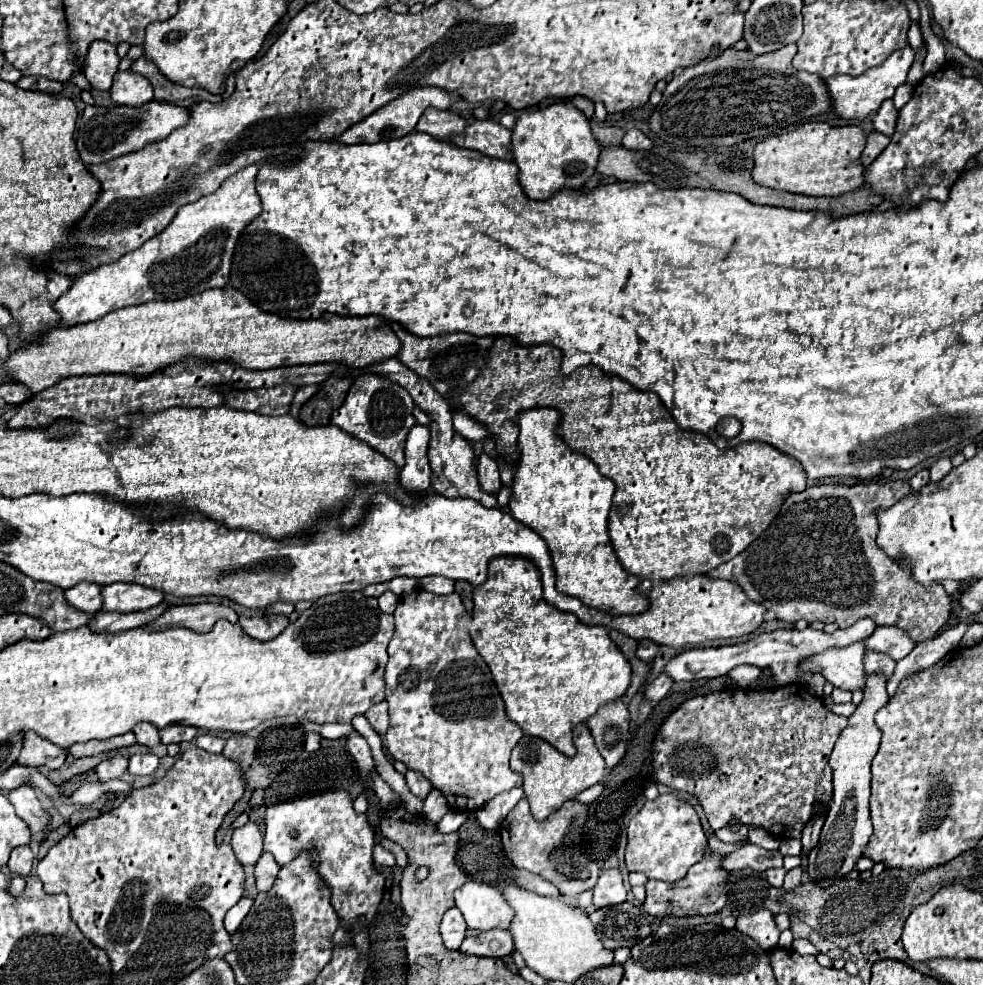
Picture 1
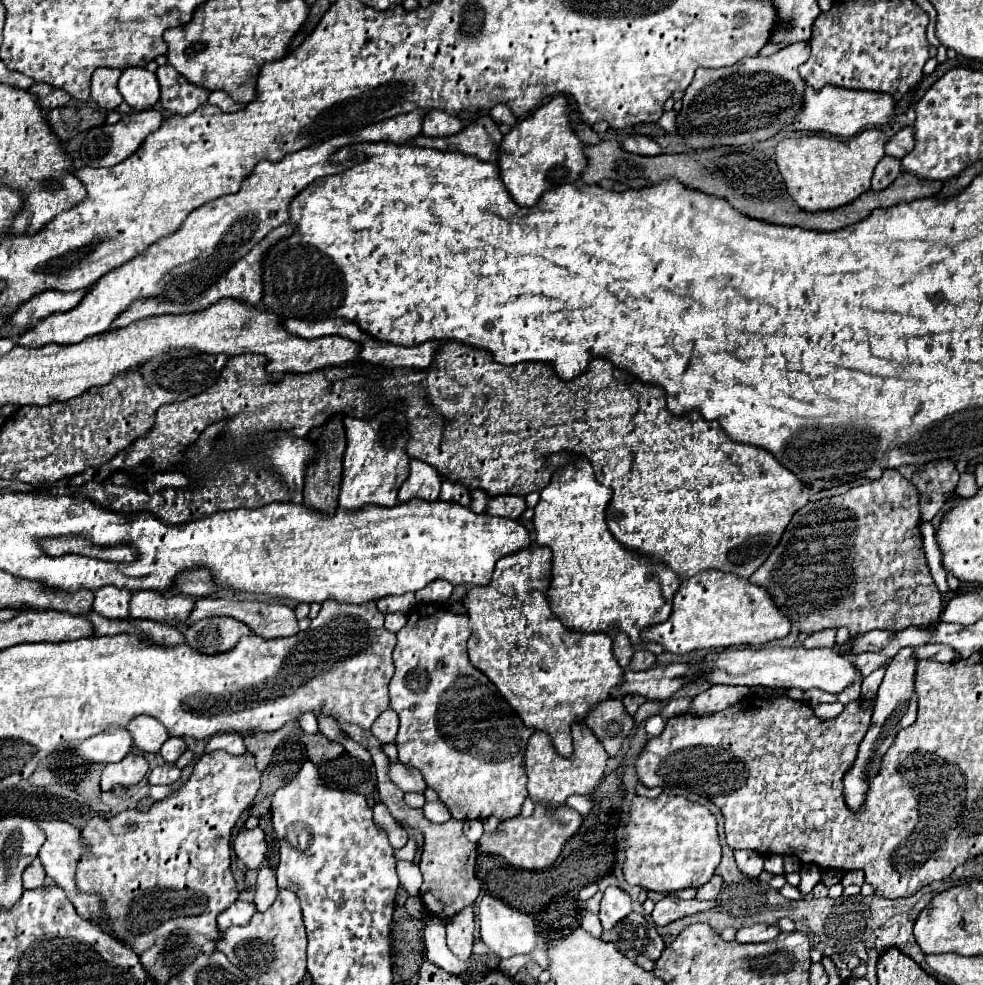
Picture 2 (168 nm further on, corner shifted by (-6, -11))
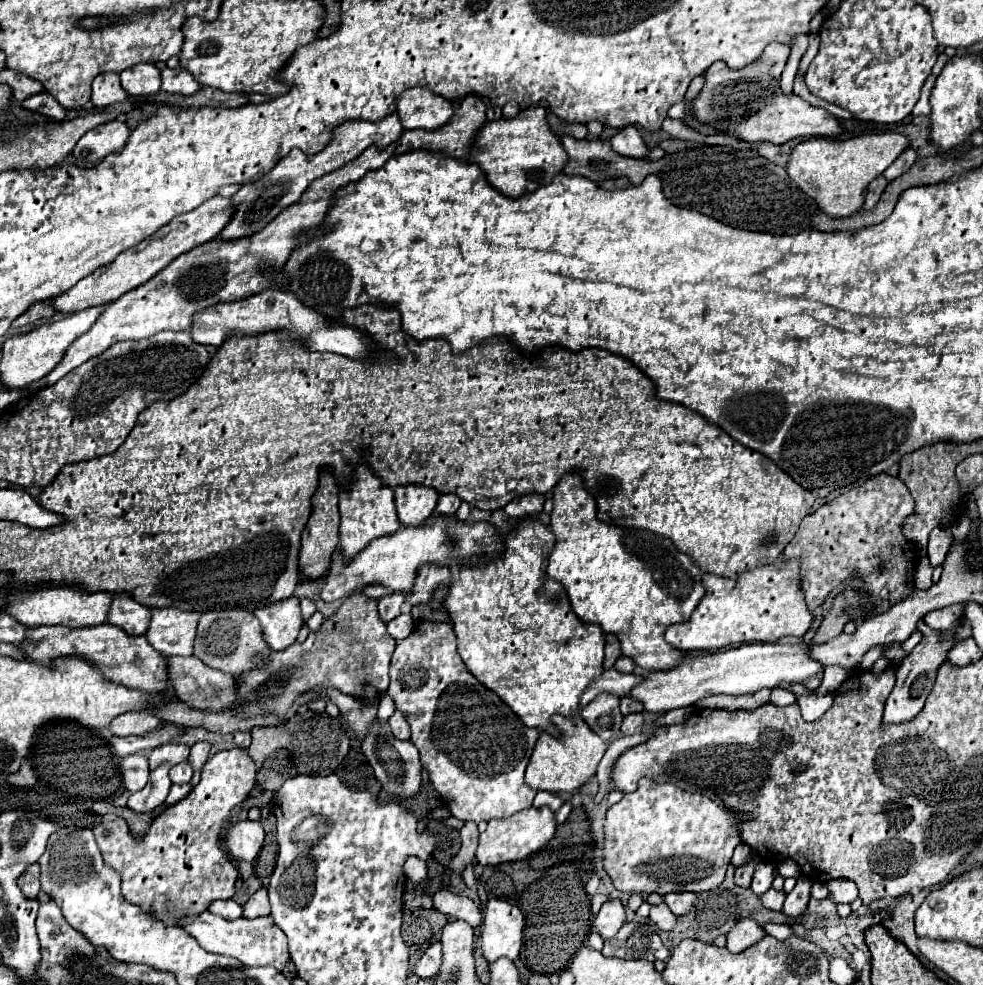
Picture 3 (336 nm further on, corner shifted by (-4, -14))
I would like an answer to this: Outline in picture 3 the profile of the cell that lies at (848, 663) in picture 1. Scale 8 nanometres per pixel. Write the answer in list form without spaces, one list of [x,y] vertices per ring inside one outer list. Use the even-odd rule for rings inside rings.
[[[745,643],[735,649],[727,649],[713,655],[699,655],[689,657],[679,665],[677,669],[665,673],[649,673],[641,683],[637,683],[627,695],[635,701],[643,703],[645,711],[649,713],[663,713],[679,707],[695,705],[699,699],[707,695],[743,695],[743,693],[755,693],[763,687],[775,689],[779,683],[803,683],[803,679],[819,673],[823,669],[821,663],[813,661],[807,653],[807,647],[803,643],[799,645],[779,645],[779,643]]]

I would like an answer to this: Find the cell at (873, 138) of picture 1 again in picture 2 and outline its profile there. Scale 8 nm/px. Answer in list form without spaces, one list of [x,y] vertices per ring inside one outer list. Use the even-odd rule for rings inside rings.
[[[885,156],[877,168],[875,168],[875,174],[873,174],[873,184],[871,188],[873,190],[883,190],[887,188],[901,172],[901,166],[899,166],[899,160],[893,158],[893,156]]]

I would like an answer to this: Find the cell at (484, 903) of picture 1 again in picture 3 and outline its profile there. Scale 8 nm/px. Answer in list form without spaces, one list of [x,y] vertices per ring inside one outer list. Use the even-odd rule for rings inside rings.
[[[489,899],[485,907],[485,919],[481,927],[481,943],[485,959],[497,961],[499,957],[507,957],[515,961],[523,943],[523,927],[525,919],[519,907],[511,905],[505,899]]]

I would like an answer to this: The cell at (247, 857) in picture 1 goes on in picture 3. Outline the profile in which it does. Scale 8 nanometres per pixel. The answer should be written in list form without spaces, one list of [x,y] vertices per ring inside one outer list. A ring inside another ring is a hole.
[[[235,821],[223,833],[223,845],[235,861],[253,861],[263,845],[265,833],[259,821]]]

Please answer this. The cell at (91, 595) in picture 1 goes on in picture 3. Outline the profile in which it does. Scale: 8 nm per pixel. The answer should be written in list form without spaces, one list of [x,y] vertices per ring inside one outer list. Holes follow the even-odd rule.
[[[117,595],[109,613],[109,623],[121,627],[127,635],[145,635],[151,621],[151,609],[129,599],[129,595]]]

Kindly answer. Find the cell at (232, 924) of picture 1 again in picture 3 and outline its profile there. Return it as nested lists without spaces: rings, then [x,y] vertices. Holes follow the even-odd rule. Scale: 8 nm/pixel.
[[[229,899],[229,901],[213,901],[209,905],[209,911],[213,911],[215,915],[221,915],[221,917],[233,921],[233,919],[239,919],[241,917],[243,907],[239,903],[235,903],[233,899]]]

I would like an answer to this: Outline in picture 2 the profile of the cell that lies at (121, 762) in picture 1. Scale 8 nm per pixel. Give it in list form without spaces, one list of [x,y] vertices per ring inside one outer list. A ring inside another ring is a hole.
[[[127,754],[121,762],[105,766],[101,776],[101,788],[111,790],[113,786],[133,786],[141,782],[147,770],[149,770],[149,764],[143,756]]]

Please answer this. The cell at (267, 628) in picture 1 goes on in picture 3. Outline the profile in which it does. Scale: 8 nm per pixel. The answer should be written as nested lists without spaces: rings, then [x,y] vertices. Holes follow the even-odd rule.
[[[289,597],[285,601],[257,609],[255,615],[261,621],[265,641],[273,651],[283,651],[293,645],[299,629],[305,625],[297,597]]]

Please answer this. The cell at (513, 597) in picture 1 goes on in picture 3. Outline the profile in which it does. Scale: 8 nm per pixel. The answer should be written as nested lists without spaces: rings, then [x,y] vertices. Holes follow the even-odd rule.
[[[535,517],[521,519],[515,525],[513,535],[507,535],[503,541],[503,555],[491,561],[479,561],[475,567],[461,567],[459,579],[449,583],[443,607],[453,623],[457,651],[477,681],[495,691],[527,727],[537,727],[555,735],[557,729],[549,721],[551,715],[577,713],[577,697],[593,679],[597,679],[597,675],[601,675],[605,635],[601,627],[587,625],[577,619],[569,605],[567,591],[559,581],[545,573],[553,543],[555,535],[547,525]]]

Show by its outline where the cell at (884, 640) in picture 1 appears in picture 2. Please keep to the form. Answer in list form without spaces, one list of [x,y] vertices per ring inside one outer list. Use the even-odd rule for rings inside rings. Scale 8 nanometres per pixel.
[[[925,644],[925,646],[919,646],[915,648],[915,658],[917,660],[937,660],[937,662],[953,662],[959,658],[959,654],[947,646],[947,644]]]

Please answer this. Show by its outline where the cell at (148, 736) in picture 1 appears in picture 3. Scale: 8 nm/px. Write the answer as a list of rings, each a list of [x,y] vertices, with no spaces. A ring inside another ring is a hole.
[[[129,711],[119,715],[109,723],[109,729],[117,737],[127,737],[127,735],[145,735],[151,729],[161,727],[163,721],[157,719],[153,713],[147,711]]]

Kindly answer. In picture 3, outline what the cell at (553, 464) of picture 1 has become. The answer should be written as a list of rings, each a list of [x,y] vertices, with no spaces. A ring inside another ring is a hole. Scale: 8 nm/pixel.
[[[563,475],[553,489],[551,529],[555,533],[555,547],[549,555],[547,575],[563,583],[571,599],[571,607],[581,621],[599,625],[603,633],[615,633],[621,643],[621,653],[647,671],[671,671],[681,665],[687,655],[691,655],[665,641],[665,627],[687,621],[705,595],[705,587],[701,583],[703,571],[693,559],[689,559],[689,555],[681,553],[671,539],[657,533],[629,527],[619,529],[597,521],[597,503],[589,493],[585,493],[579,475]]]

